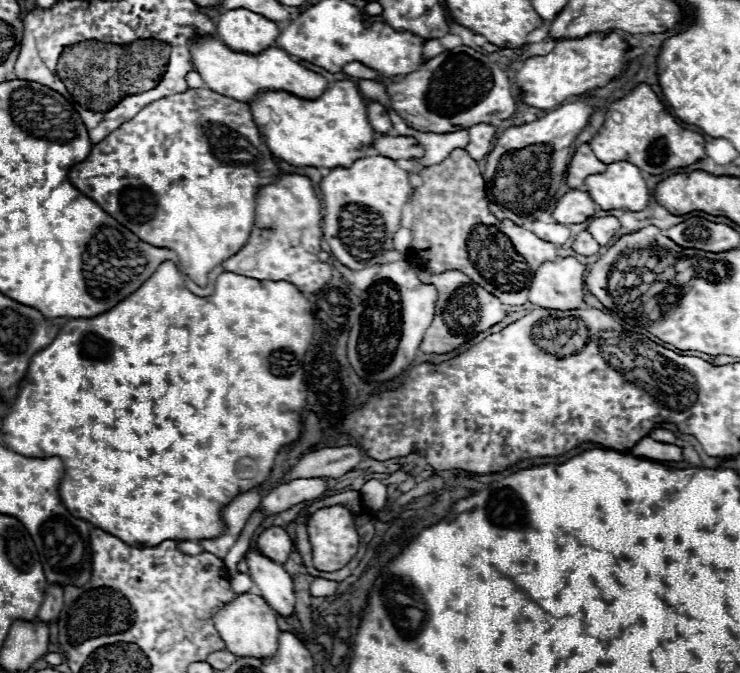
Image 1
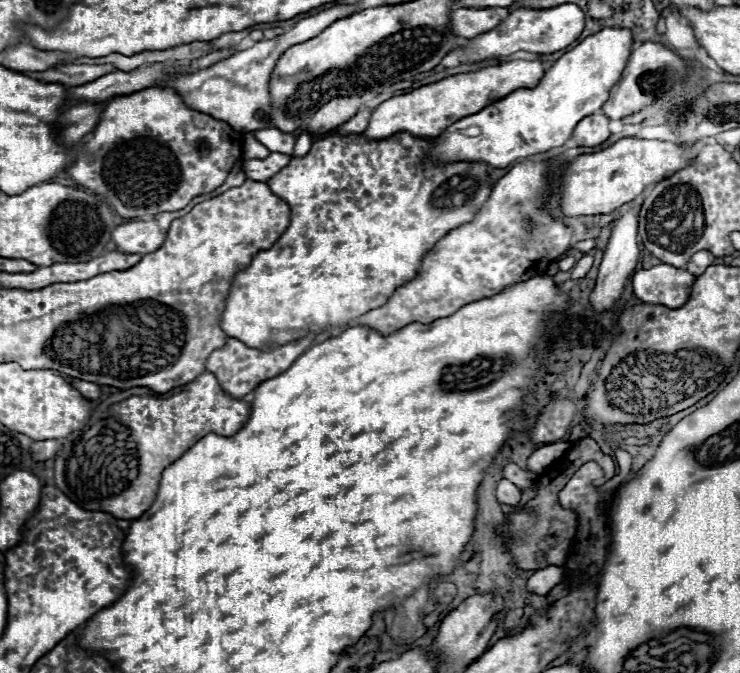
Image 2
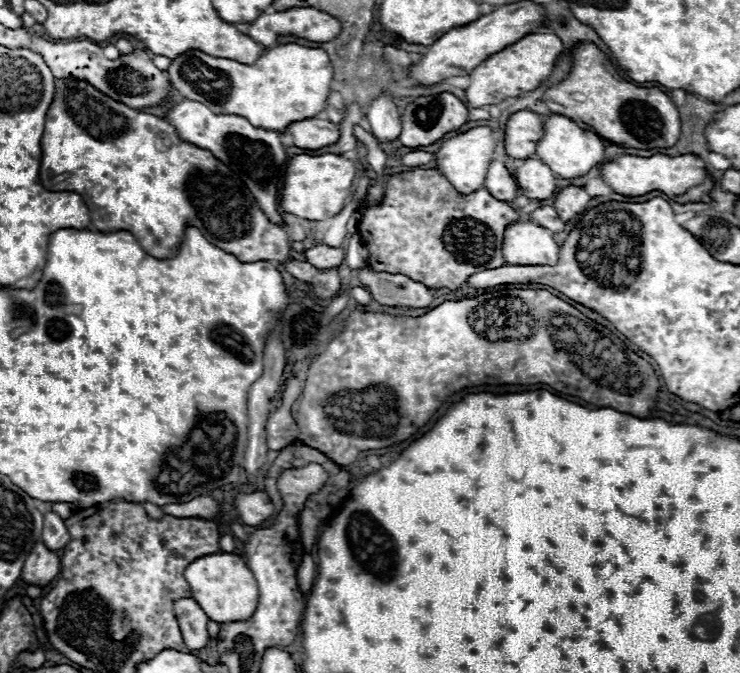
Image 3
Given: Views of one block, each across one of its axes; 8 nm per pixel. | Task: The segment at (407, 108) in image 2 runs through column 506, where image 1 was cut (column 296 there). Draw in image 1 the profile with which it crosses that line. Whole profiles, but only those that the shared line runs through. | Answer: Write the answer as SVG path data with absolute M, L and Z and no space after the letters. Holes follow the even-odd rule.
M196 36L190 44L190 54L192 54L192 64L196 72L202 76L206 88L242 102L248 102L258 90L264 90L264 88L294 92L296 96L310 98L310 100L318 98L328 88L328 82L322 74L316 74L304 68L302 64L294 62L288 56L288 52L280 48L266 48L260 54L246 54L246 52L230 50L216 36Z

